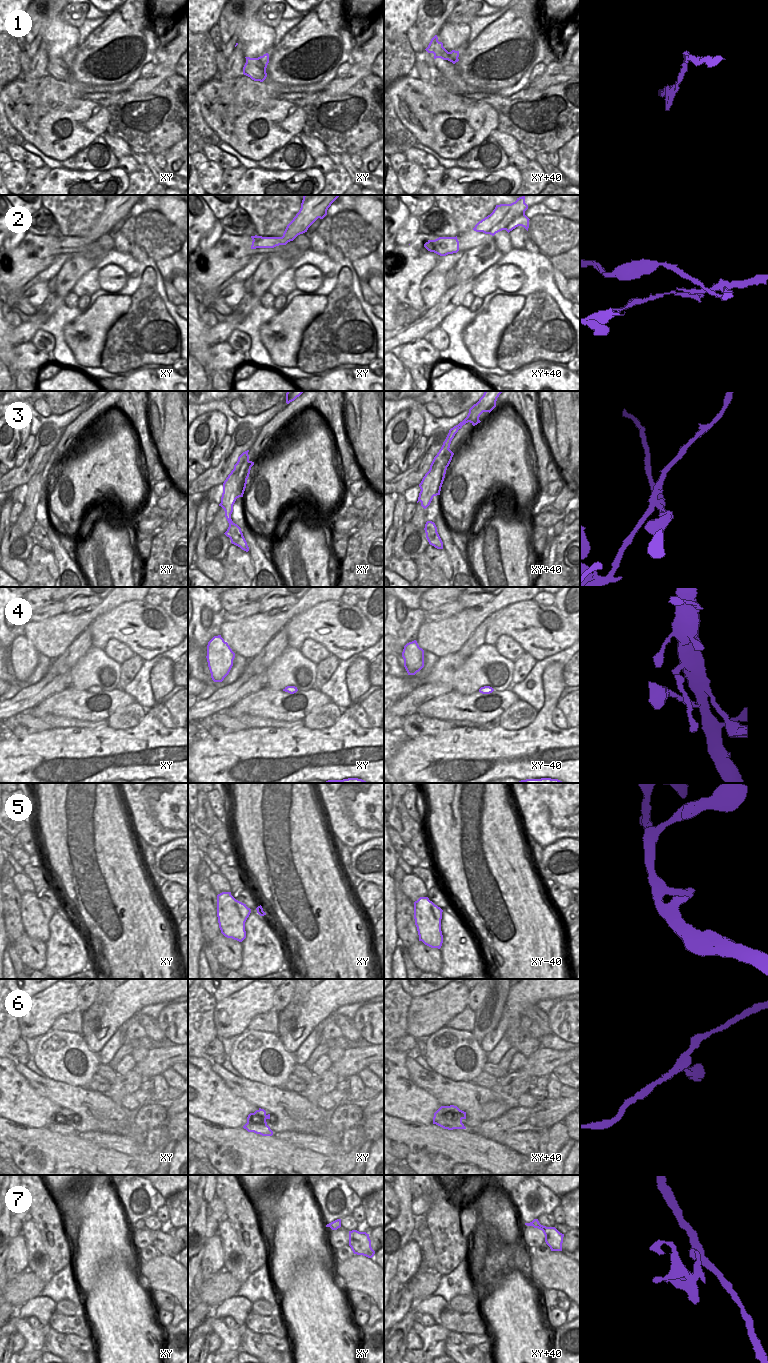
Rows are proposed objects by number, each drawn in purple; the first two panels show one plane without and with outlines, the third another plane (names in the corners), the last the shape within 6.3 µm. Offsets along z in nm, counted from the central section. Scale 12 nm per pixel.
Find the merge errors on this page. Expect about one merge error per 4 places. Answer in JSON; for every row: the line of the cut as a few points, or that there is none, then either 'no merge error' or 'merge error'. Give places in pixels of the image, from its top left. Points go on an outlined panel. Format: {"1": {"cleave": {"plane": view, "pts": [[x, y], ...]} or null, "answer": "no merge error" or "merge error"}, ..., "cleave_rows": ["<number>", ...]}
{"1": {"cleave": null, "answer": "no merge error"}, "2": {"cleave": {"plane": "xy", "pts": [[277, 237], [288, 241]]}, "answer": "merge error"}, "3": {"cleave": {"plane": "xy", "pts": [[232, 522], [229, 525]]}, "answer": "merge error"}, "4": {"cleave": null, "answer": "no merge error"}, "5": {"cleave": null, "answer": "no merge error"}, "6": {"cleave": null, "answer": "no merge error"}, "7": {"cleave": null, "answer": "no merge error"}, "cleave_rows": ["2", "3"]}

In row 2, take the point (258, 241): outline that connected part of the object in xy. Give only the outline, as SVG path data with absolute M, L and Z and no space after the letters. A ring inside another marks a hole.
M251 236L252 245L251 249L256 248L274 248L279 245L286 245L288 240L283 240L278 237L262 237L262 236Z

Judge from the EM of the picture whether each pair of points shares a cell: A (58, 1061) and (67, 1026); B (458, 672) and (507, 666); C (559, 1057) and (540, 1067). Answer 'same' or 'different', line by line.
A: different
B: same
C: same

